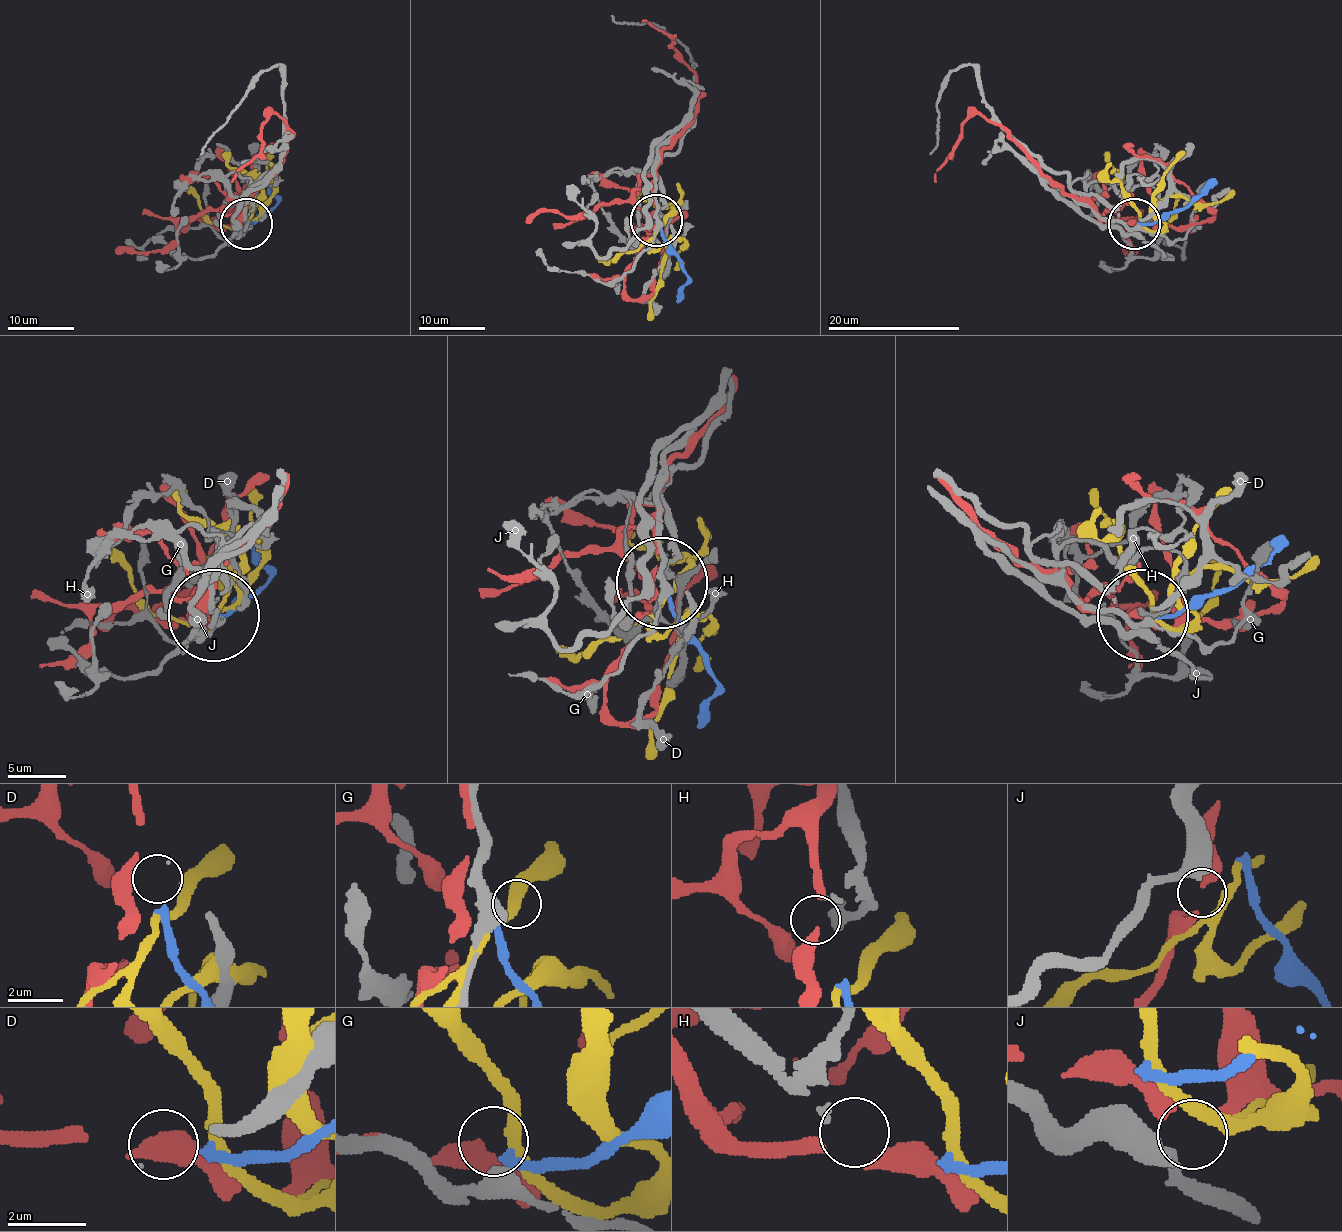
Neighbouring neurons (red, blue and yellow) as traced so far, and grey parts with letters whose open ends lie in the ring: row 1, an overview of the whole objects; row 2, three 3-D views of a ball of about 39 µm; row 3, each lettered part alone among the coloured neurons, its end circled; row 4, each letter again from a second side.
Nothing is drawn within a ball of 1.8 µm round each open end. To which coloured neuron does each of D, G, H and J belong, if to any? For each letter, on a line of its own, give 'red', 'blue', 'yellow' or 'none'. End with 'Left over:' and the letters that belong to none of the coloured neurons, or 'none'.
D: none
G: none
H: none
J: yellow
Left over: D, G, H

